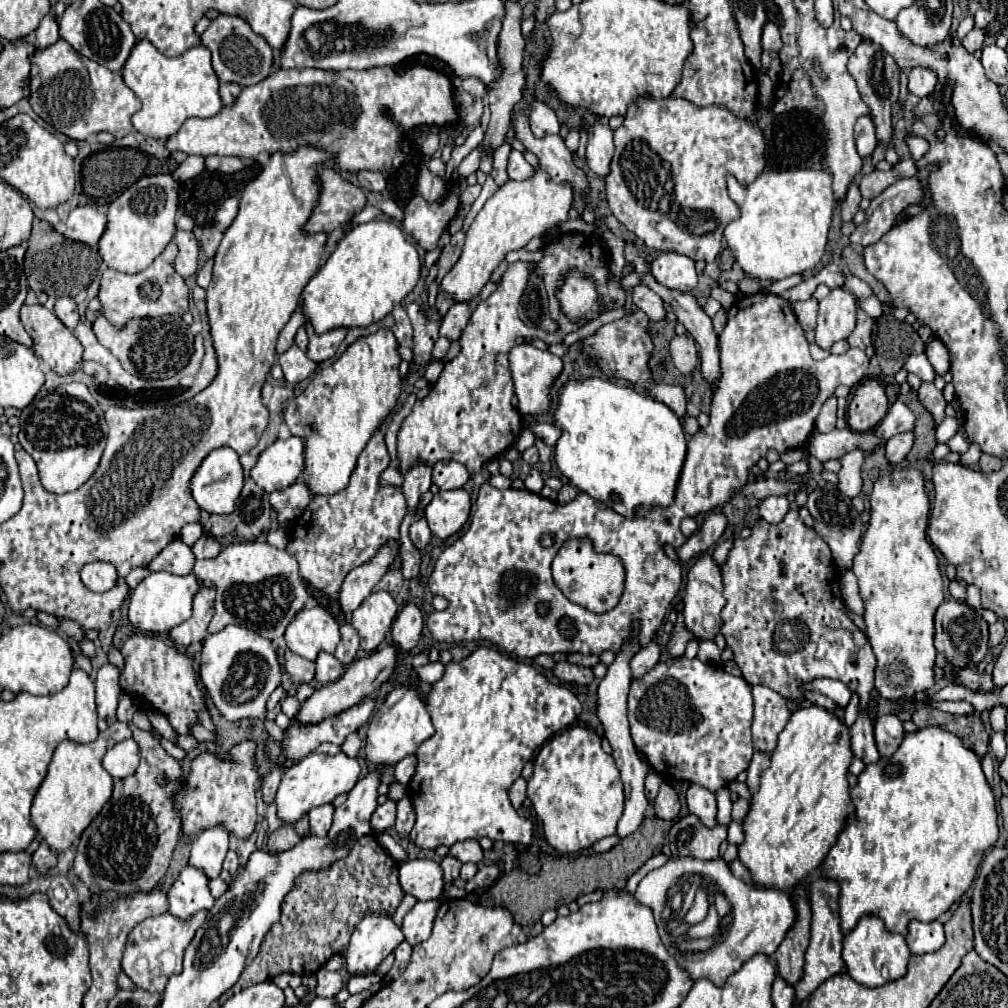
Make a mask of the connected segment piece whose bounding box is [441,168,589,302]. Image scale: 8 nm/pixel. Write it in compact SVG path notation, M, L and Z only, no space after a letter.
M535 168L533 176L517 184L505 184L499 188L475 216L473 226L467 230L465 246L459 262L443 278L441 290L455 296L457 302L469 302L489 282L491 272L505 258L507 252L523 248L531 238L543 236L549 226L563 222L563 232L589 232L583 220L567 220L567 212L573 204L573 188L569 182L553 182L545 170Z

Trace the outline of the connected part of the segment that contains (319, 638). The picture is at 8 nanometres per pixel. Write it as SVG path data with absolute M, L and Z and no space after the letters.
M321 606L299 610L285 630L287 648L307 660L315 660L321 650L333 652L339 640L337 622Z

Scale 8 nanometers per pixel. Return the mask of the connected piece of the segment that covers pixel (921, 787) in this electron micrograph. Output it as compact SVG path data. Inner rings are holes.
M931 726L931 728L921 728L921 730L915 730L915 732L909 732L905 734L901 746L897 748L897 752L889 758L879 758L879 762L875 764L867 764L865 770L859 774L857 778L857 786L851 788L851 804L855 808L853 816L847 818L847 824L845 828L839 832L837 836L837 842L835 846L829 850L823 866L821 866L821 872L823 876L839 882L839 888L841 888L841 896L839 896L839 914L841 914L841 930L847 934L855 928L857 920L865 914L875 914L879 916L883 922L885 922L885 928L891 930L891 932L897 932L897 934L907 934L907 922L909 920L919 920L919 922L933 922L937 920L943 912L949 910L951 904L959 902L959 898L969 890L975 874L977 874L977 868L985 856L985 852L989 848L995 846L997 842L997 836L999 836L999 828L997 828L997 810L995 810L995 796L993 796L993 790L983 774L983 768L981 768L981 758L965 746L963 738L951 734L949 730L943 730L939 726Z

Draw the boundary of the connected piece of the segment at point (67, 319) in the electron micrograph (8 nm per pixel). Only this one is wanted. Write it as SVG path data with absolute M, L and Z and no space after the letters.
M57 298L53 312L69 330L75 330L77 322L79 322L79 312L77 312L75 302L71 298Z

